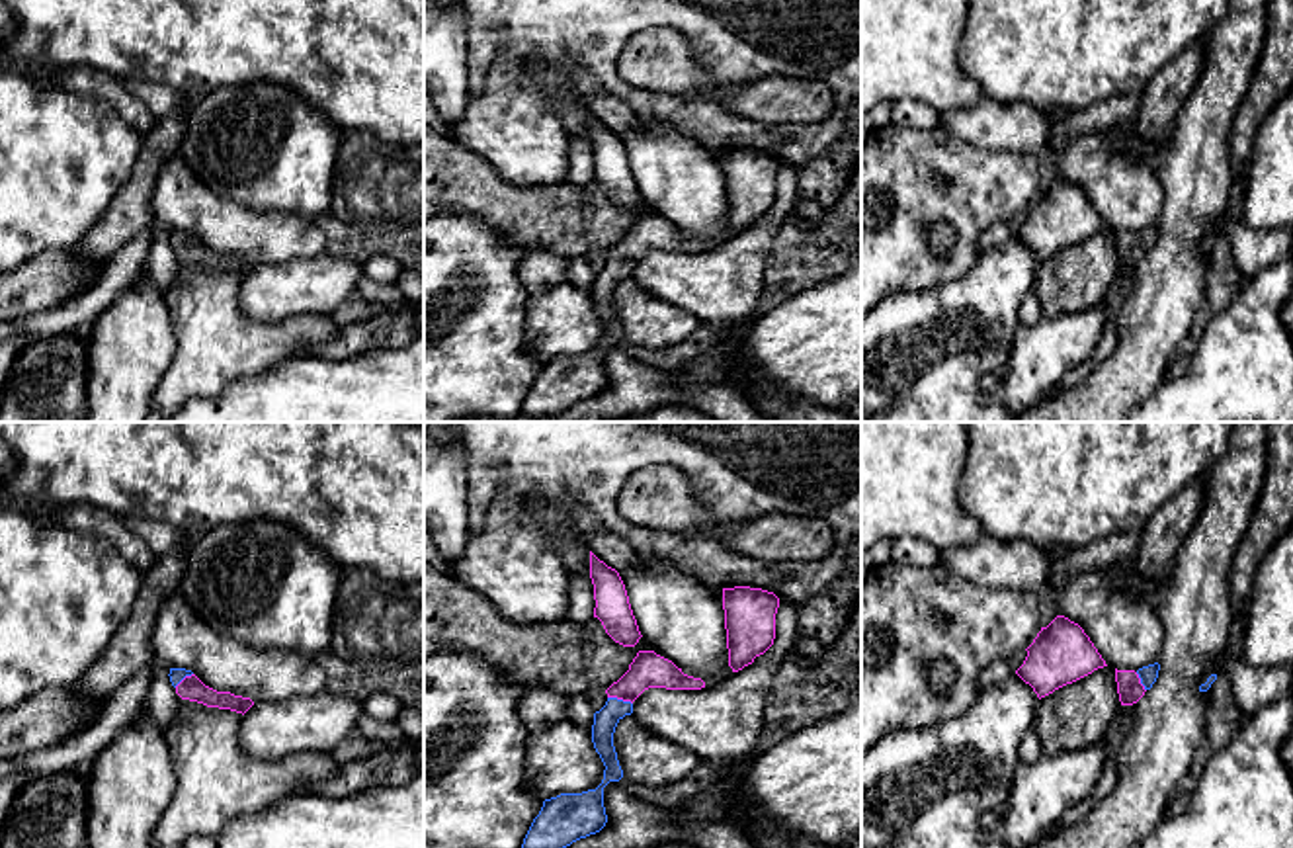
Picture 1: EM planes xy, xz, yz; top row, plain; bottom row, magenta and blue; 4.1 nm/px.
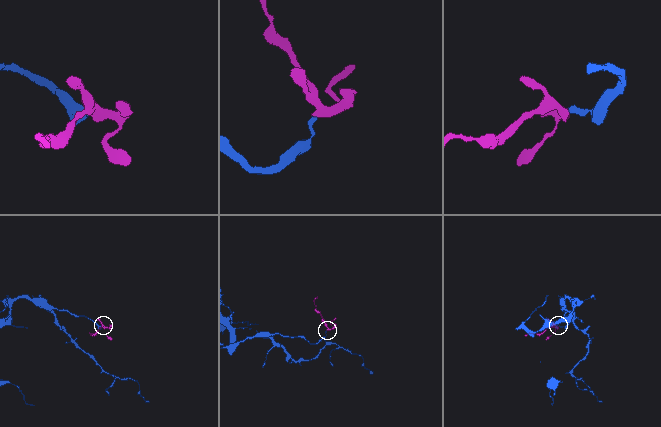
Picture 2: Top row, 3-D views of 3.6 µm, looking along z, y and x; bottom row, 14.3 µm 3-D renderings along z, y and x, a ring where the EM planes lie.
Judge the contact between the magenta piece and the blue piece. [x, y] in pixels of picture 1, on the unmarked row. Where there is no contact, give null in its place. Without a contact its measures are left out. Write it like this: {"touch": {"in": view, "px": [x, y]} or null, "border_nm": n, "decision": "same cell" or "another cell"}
{"touch": {"in": "xz", "px": [620, 260]}, "border_nm": 110, "decision": "same cell"}

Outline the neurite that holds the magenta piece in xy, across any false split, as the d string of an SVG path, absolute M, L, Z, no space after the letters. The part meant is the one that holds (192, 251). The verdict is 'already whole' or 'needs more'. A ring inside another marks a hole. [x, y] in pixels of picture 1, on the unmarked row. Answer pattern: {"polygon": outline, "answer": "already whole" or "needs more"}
{"polygon": "M170 231L168 238L182 262L197 264L207 270L230 272L242 277L254 268L250 260L234 258L230 254L217 254L205 248L191 233Z", "answer": "needs more"}

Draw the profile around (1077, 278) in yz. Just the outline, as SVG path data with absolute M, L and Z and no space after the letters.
M1104 229L1039 262L1033 289L1045 318L1105 303L1119 274L1115 231Z

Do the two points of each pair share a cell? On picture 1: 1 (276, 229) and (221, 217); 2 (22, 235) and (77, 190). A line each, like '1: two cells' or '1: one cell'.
1: one cell
2: one cell

